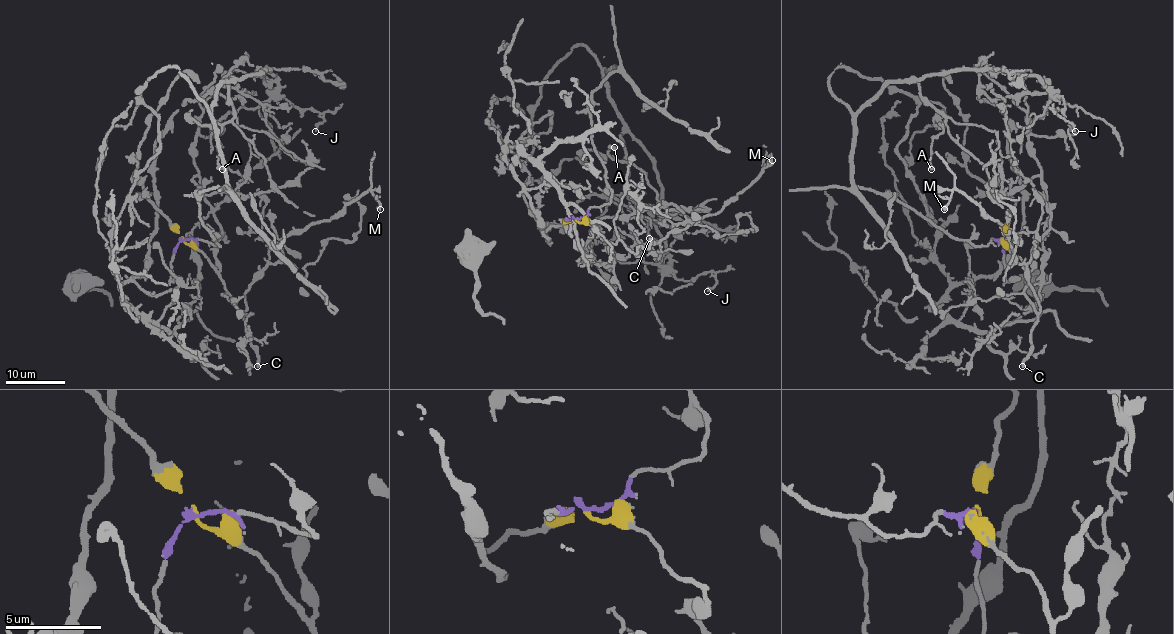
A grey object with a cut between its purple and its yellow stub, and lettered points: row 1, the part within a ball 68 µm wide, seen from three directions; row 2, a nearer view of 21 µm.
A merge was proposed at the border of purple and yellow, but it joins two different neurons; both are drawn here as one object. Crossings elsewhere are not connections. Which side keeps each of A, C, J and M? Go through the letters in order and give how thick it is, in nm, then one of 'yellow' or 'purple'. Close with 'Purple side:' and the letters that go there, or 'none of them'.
A: calibre 420 nm; purple
C: calibre 280 nm; yellow
J: calibre 150 nm; purple
M: calibre 300 nm; yellow
Purple side: A, J

